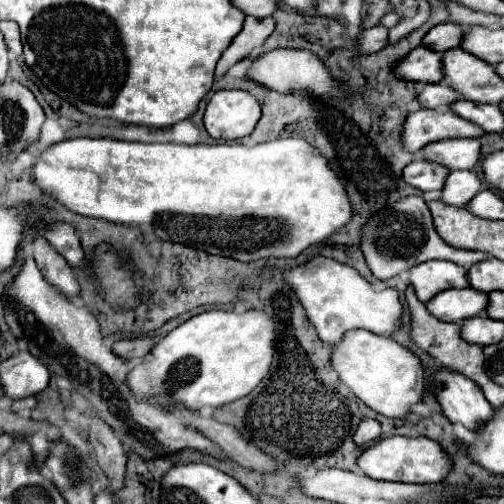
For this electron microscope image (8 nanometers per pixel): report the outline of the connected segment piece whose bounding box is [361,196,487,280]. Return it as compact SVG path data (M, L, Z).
M405 196L399 198L395 204L381 208L375 212L367 224L361 228L361 252L365 256L365 262L373 276L377 280L389 280L405 270L411 270L417 264L423 264L427 260L451 260L465 270L471 268L471 264L481 262L487 258L485 252L473 252L473 250L459 250L441 240L437 234L431 212L421 196Z

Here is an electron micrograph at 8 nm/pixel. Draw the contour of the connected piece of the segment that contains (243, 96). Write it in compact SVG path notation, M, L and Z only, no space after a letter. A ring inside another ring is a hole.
M215 92L205 110L205 128L209 136L237 140L249 136L261 118L261 106L249 92Z

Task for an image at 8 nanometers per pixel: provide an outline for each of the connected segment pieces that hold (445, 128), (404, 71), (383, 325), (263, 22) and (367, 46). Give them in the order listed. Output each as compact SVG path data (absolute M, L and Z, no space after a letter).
M417 110L405 118L401 142L407 152L417 152L429 142L457 138L457 134L485 134L477 124L459 118L449 110Z
M419 46L393 66L393 74L401 80L411 82L441 82L443 80L441 54L425 46Z
M315 256L303 266L285 270L283 282L291 288L323 342L337 344L337 340L341 340L341 336L353 328L365 328L379 336L389 336L399 326L403 308L397 290L373 290L371 284L355 268L337 260Z
M245 18L243 30L233 38L233 42L229 44L227 52L221 56L221 60L217 62L217 70L215 70L215 78L221 78L233 64L253 56L263 42L269 38L269 34L273 32L275 22L271 18Z
M373 26L373 28L369 28L367 32L361 30L361 32L357 34L355 42L357 42L357 50L359 50L361 54L379 52L381 48L387 46L387 28L383 28L383 26Z

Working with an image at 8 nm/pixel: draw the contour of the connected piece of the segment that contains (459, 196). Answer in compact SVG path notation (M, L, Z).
M455 170L449 172L443 188L441 188L441 202L453 206L467 206L467 202L481 190L481 180L471 170Z

